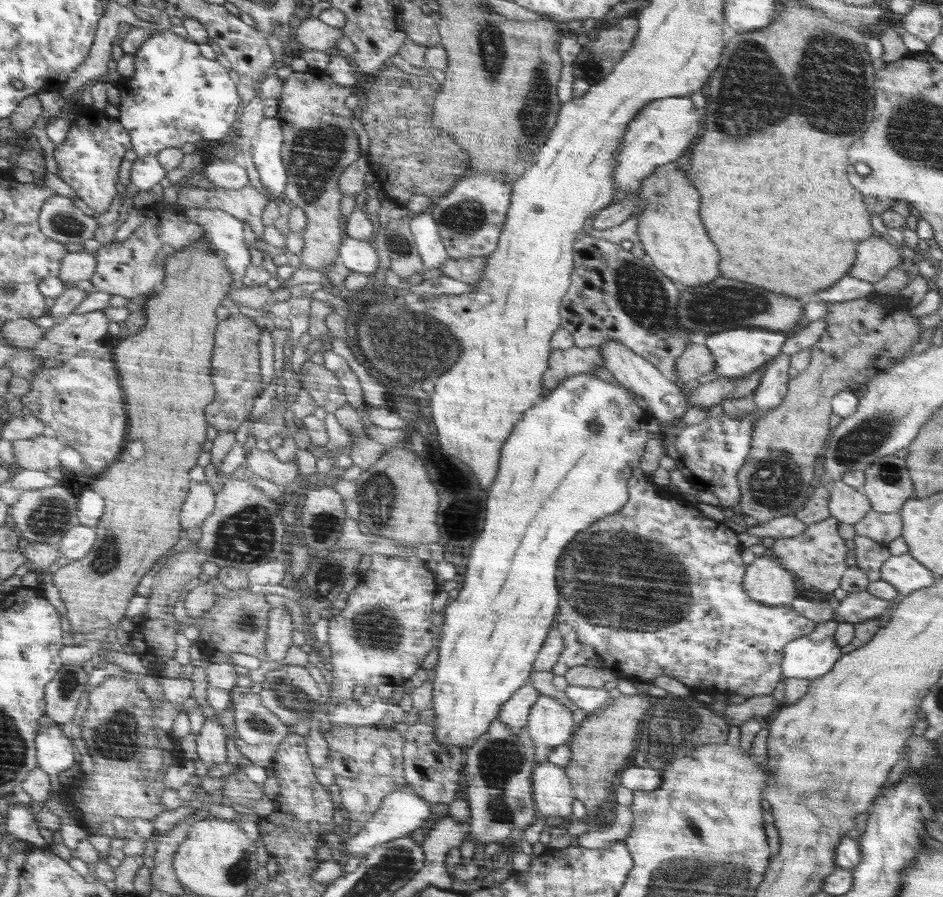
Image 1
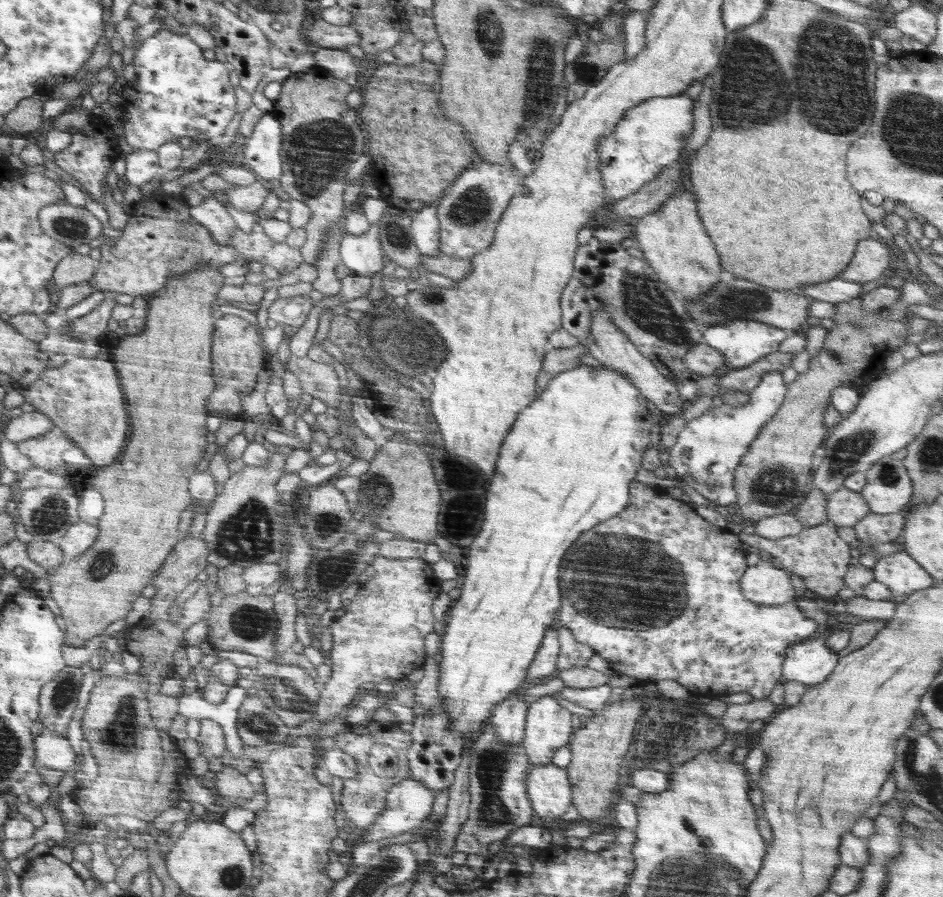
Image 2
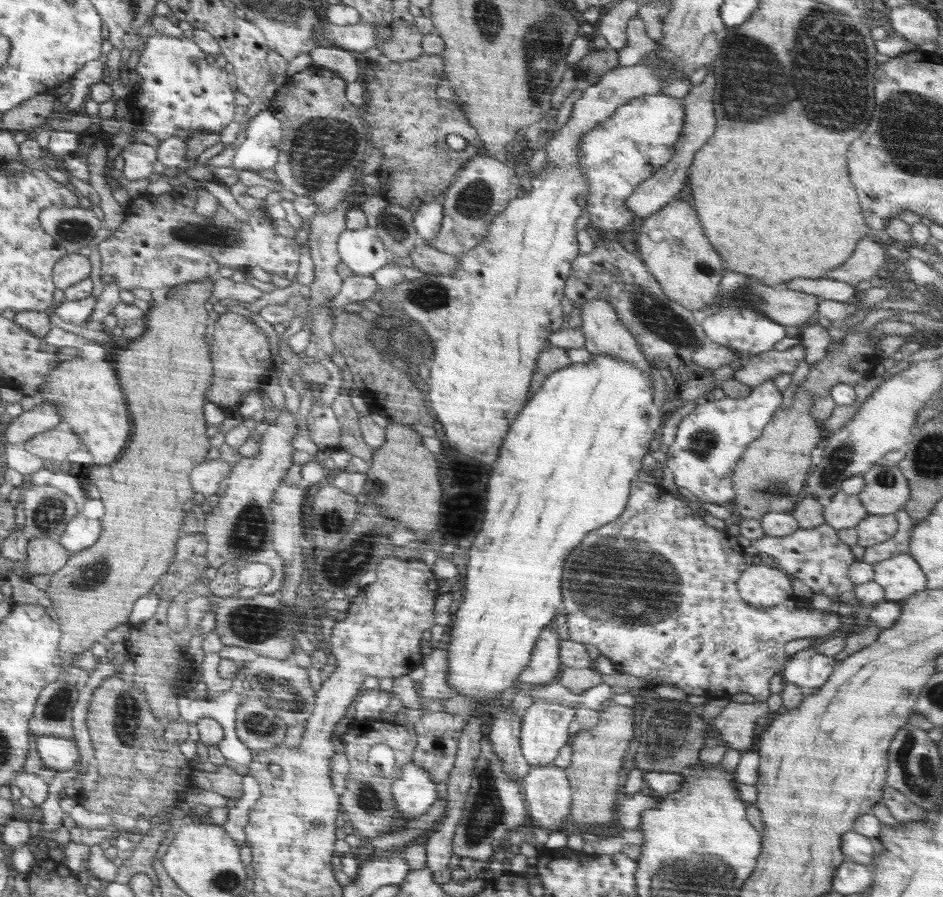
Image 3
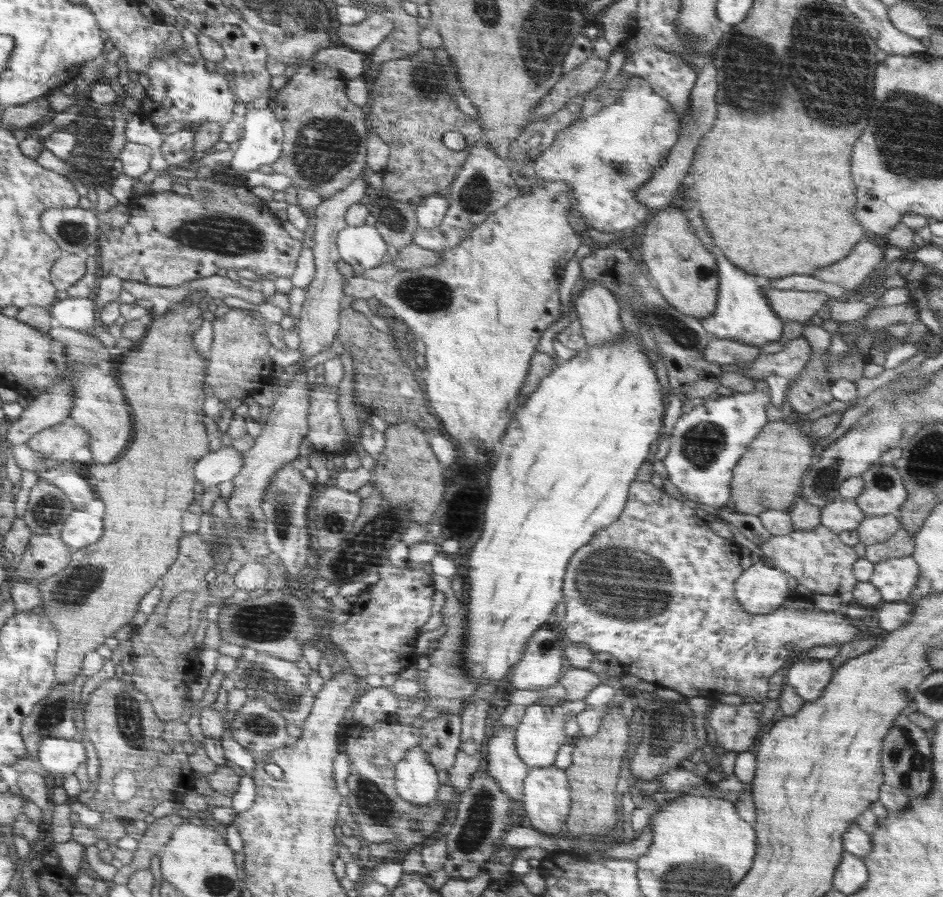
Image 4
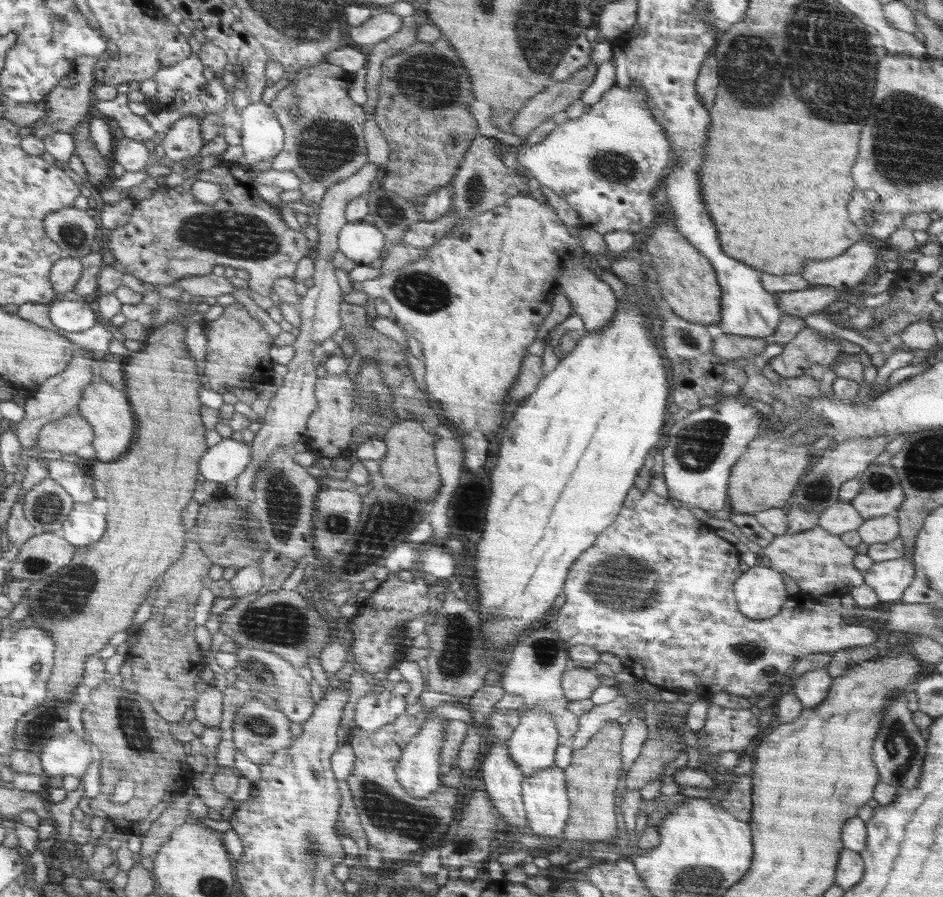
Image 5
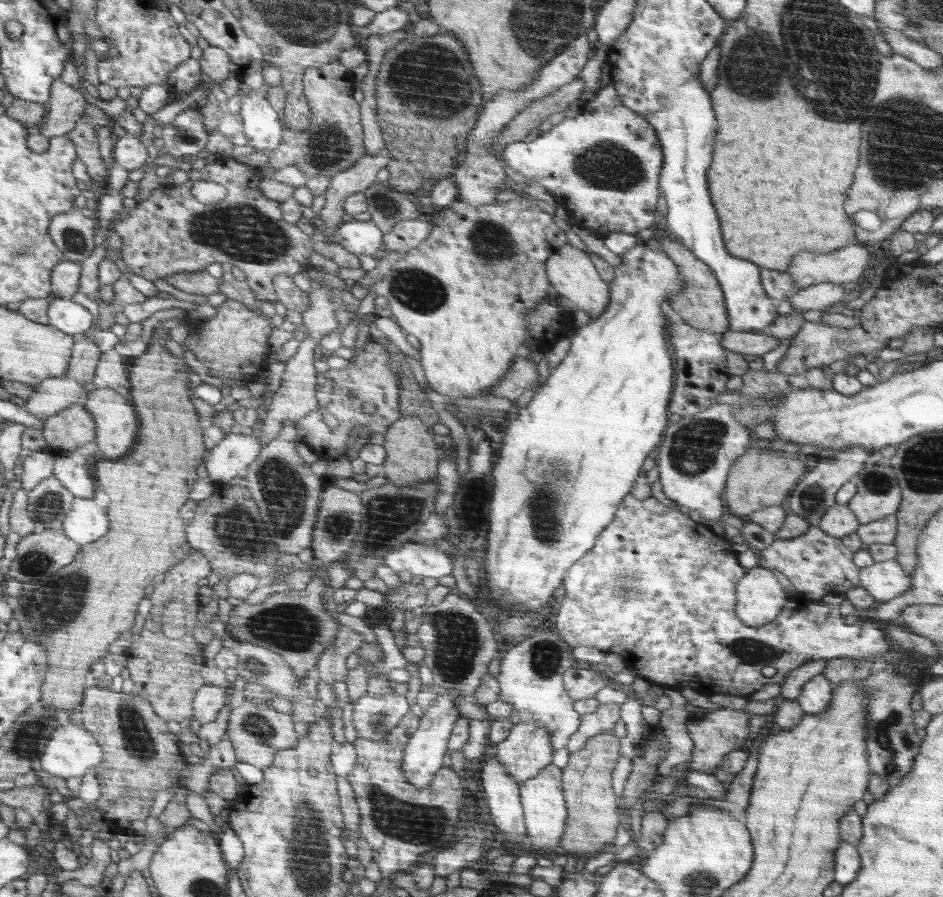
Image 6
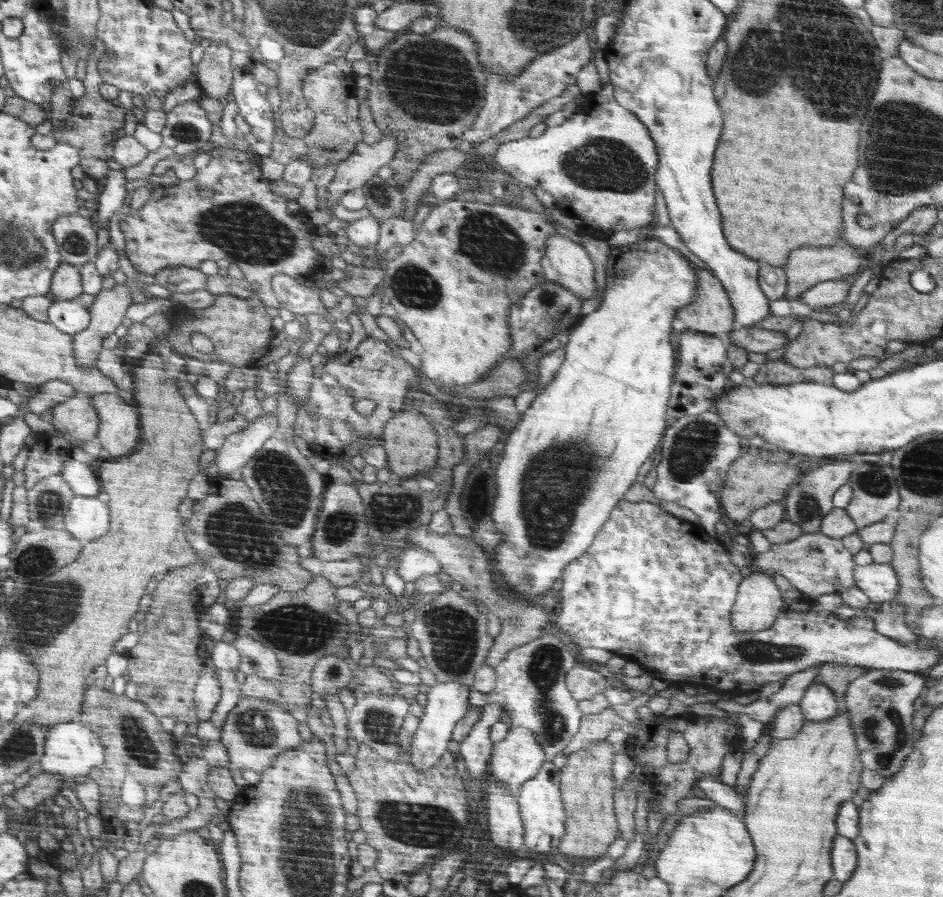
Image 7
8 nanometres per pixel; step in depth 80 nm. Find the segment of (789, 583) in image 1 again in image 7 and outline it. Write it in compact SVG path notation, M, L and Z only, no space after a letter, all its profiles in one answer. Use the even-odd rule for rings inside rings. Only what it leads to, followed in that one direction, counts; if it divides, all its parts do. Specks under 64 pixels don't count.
M753 569L753 572L740 581L737 597L732 601L731 623L733 629L740 631L759 631L770 628L777 616L790 606L780 595L780 589L774 583L773 575Z

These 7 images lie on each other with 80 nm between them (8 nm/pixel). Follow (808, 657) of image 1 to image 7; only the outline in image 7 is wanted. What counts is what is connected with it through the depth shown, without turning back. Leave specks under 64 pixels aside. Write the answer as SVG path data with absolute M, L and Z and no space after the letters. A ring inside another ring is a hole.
M812 684L806 689L806 694L800 700L799 707L806 721L816 722L832 718L841 706L830 688L822 684Z

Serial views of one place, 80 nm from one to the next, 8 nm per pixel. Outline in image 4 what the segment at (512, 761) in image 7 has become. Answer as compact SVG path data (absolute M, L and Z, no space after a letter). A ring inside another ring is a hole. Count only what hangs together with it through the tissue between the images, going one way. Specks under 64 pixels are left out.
M583 699L564 701L563 704L556 704L556 706L531 705L526 707L522 721L515 728L516 733L514 733L518 756L529 768L552 766L558 758L559 748L568 741L564 734L564 722L588 707L588 704Z

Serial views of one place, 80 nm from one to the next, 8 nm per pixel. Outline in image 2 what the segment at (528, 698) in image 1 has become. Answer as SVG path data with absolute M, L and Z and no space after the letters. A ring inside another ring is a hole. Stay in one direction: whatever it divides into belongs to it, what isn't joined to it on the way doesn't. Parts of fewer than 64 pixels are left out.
M521 692L505 699L495 707L487 723L494 726L498 740L517 745L524 739L526 714L529 704L522 700Z

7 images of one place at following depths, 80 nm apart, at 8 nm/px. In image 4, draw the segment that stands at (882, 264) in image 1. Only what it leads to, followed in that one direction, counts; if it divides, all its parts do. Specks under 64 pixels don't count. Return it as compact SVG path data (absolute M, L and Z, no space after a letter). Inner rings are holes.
M863 238L852 248L846 259L818 268L812 276L824 282L839 284L852 292L867 282L870 273L878 271L878 265L884 262L884 248L884 244L868 242Z

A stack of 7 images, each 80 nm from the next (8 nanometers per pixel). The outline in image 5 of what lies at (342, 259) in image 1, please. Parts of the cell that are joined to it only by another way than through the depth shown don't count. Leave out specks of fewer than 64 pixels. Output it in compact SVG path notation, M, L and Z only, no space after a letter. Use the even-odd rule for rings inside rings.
M348 223L339 233L339 250L358 265L369 266L388 246L384 234L374 224Z

